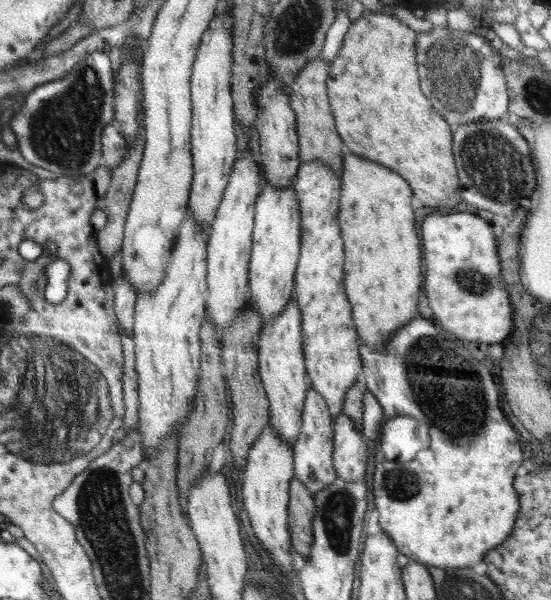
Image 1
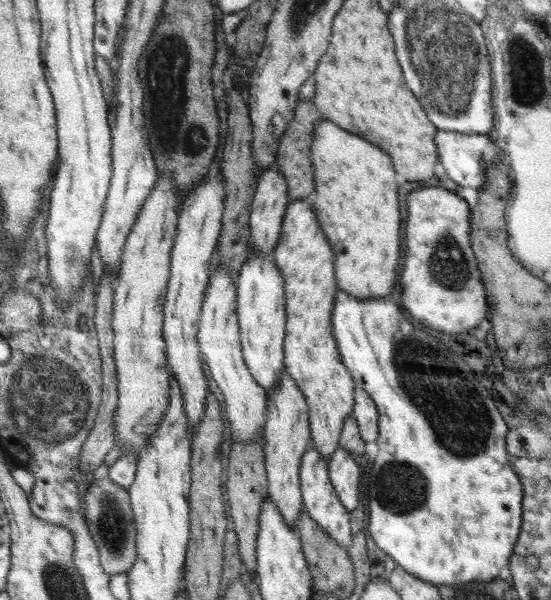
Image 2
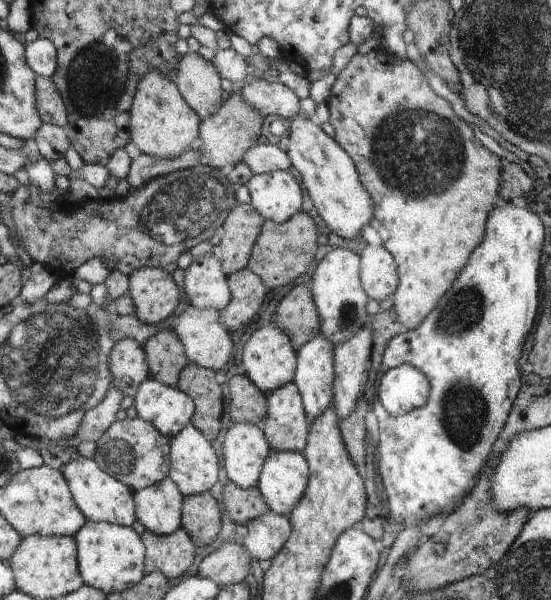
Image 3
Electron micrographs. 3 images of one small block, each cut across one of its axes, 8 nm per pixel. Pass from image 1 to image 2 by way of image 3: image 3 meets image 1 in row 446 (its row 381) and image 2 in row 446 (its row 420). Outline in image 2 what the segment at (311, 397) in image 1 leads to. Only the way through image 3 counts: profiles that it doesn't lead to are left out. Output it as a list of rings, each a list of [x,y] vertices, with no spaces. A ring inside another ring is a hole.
[[[311,445],[303,454],[299,481],[301,486],[301,495],[303,496],[303,510],[306,511],[318,526],[335,540],[341,547],[346,548],[352,544],[352,535],[350,528],[351,513],[342,506],[337,492],[334,490],[329,479],[328,461]]]

